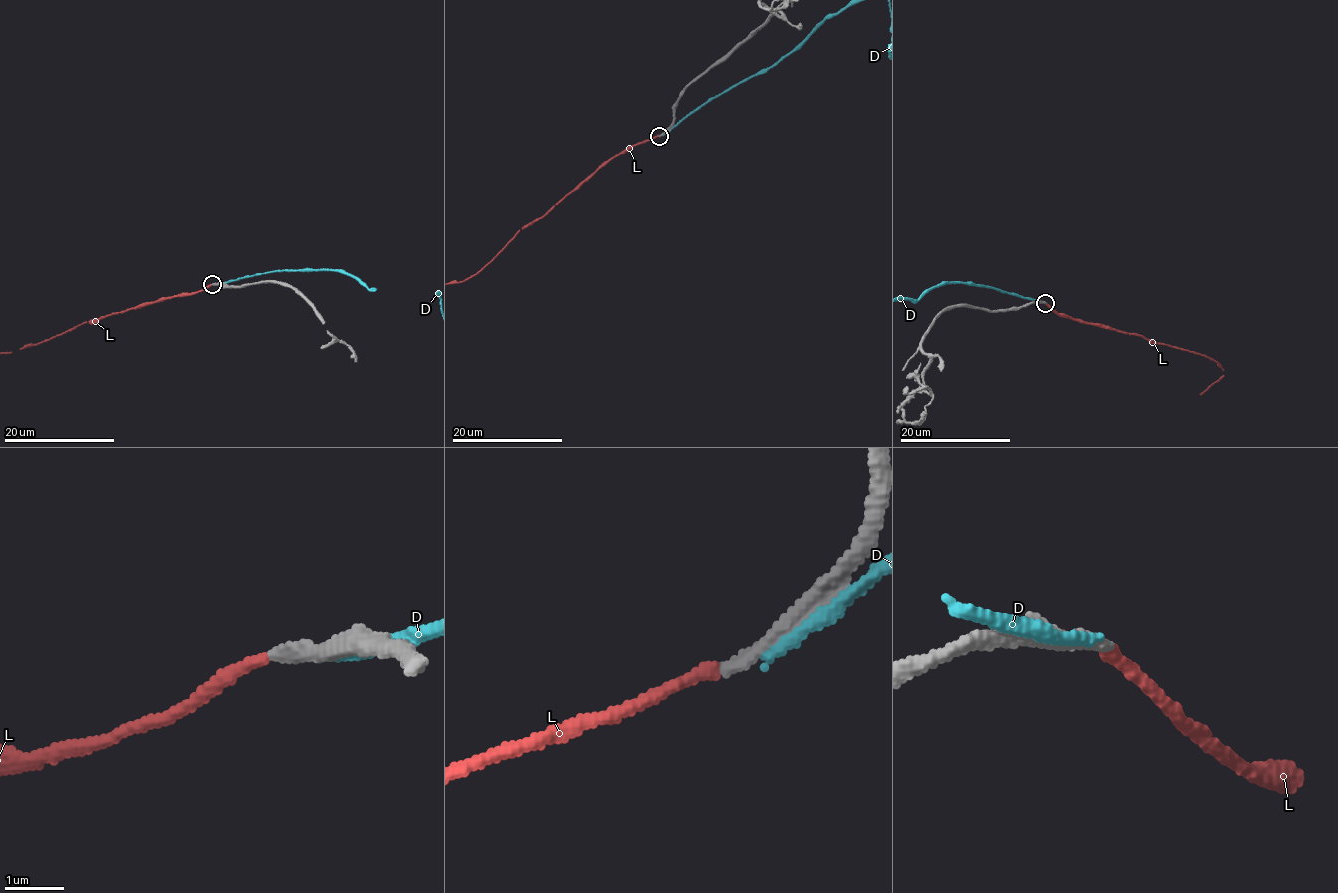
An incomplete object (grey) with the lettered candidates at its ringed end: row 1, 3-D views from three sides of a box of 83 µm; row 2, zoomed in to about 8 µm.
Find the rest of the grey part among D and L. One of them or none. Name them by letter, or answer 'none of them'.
L

